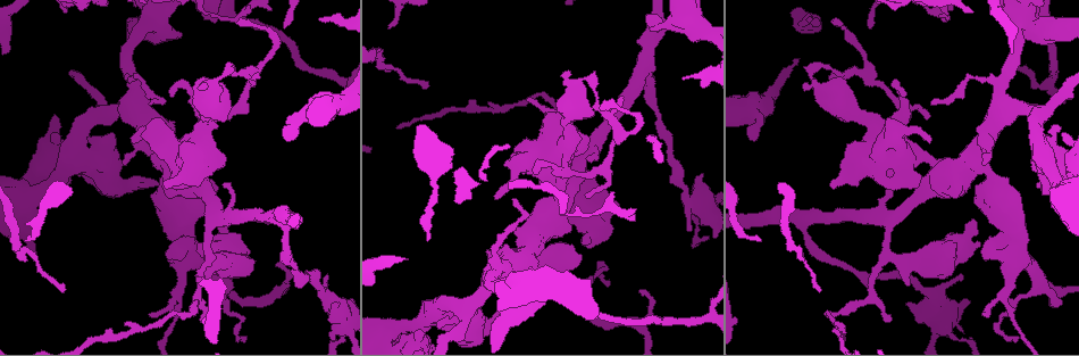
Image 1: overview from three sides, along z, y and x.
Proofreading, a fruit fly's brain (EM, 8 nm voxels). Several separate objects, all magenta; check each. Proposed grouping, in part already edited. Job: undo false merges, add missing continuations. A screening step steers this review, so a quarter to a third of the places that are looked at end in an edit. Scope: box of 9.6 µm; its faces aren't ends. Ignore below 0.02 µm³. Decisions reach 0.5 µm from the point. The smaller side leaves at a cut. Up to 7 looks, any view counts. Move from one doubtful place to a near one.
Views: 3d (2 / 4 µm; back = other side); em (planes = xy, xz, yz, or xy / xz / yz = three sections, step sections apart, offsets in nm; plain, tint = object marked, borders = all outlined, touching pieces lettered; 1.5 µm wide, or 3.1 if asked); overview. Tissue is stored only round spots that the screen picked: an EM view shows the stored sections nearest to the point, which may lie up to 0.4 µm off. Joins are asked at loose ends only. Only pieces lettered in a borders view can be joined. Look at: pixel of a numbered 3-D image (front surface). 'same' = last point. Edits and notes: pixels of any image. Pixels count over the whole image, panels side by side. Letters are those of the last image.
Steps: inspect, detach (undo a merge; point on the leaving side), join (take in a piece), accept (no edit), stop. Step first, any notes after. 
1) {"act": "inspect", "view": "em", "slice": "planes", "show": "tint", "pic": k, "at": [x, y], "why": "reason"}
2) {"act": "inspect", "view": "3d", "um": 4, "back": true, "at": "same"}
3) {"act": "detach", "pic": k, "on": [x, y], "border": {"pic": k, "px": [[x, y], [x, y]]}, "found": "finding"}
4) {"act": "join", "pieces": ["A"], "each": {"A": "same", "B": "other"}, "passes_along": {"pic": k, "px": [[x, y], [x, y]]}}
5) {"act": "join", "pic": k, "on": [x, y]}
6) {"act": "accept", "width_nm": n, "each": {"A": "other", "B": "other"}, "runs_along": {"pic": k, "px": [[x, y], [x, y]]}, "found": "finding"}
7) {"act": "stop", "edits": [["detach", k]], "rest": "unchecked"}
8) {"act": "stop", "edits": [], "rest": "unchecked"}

{"act": "inspect", "view": "em", "slice": "xz", "step": 8, "show": "plain", "pic": 1, "at": [1016, 189], "why": "free end"}

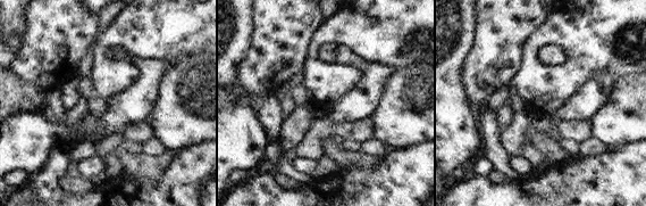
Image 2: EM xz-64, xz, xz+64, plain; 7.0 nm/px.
{"act": "inspect", "view": "em", "slice": "xz", "step": 8, "show": "borders", "at": "same"}

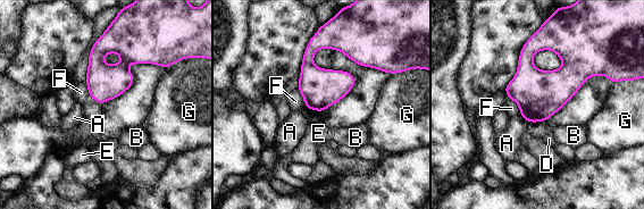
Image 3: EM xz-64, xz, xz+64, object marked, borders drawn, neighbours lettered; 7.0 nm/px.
{"act": "accept", "longest_contact_nm": ["F", 140], "each": {"A": "other", "B": "other", "D": "other", "E": "other", "F": "other", "G": "other"}, "border": {"pic": 3, "px": [[545, 120], [528, 123]]}, "found": "no lettered piece goes on from it"}

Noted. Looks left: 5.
{"act": "inspect", "view": "em", "slice": "planes", "show": "tint", "pic": 1, "at": [939, 166], "why": "calibre changes"}

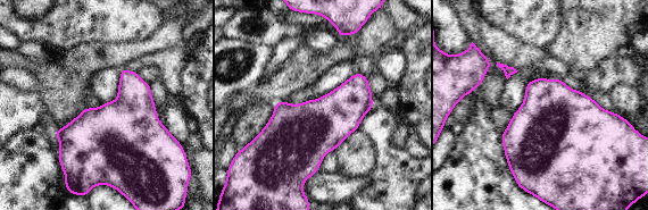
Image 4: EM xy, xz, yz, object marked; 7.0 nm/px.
{"act": "inspect", "view": "em", "slice": "planes", "show": "borders", "at": "same"}

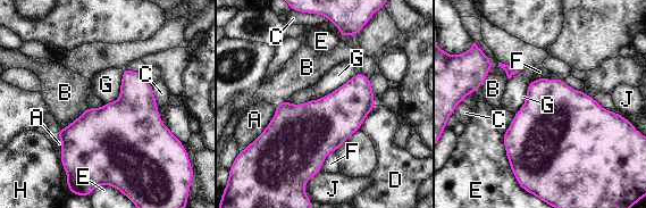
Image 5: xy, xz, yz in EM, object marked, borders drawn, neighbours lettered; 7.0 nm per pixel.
{"act": "accept", "each": {"A": "other", "B": "other", "C": "other", "D": "other", "E": "other", "F": "other", "G": "other", "H": "other", "J": "other"}, "found": "all the same neuron"}

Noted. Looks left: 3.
{"act": "inspect", "view": "3d", "um": 4, "pic": 1, "at": [703, 174], "why": "thick end"}

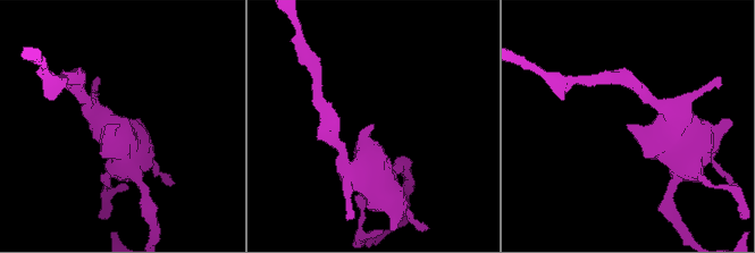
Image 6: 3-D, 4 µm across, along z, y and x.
{"act": "inspect", "view": "em", "slice": "xy", "step": 8, "show": "borders", "pic": 6, "at": [628, 124], "why": "need the tissue"}

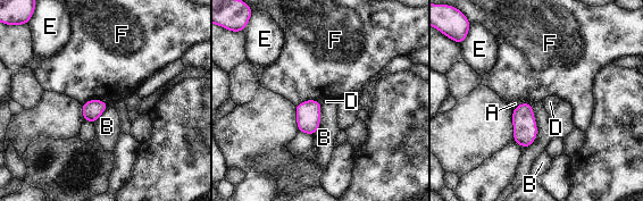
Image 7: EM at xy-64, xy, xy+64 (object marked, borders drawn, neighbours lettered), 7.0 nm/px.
{"act": "inspect", "view": "em", "slice": "planes", "show": "borders", "at": "same"}

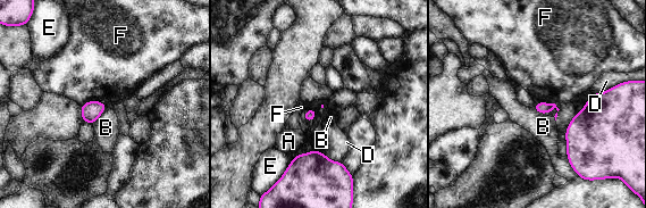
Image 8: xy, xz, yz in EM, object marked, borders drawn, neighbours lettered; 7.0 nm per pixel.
{"act": "accept", "each": {"A": "other", "B": "other", "D": "other", "E": "other", "F": "other"}, "border": {"pic": 8, "px": [[317, 110], [308, 109], [301, 116]]}, "found": "none of them fits"}

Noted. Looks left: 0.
{"act": "stop", "edits": [], "rest": "unchecked"}

